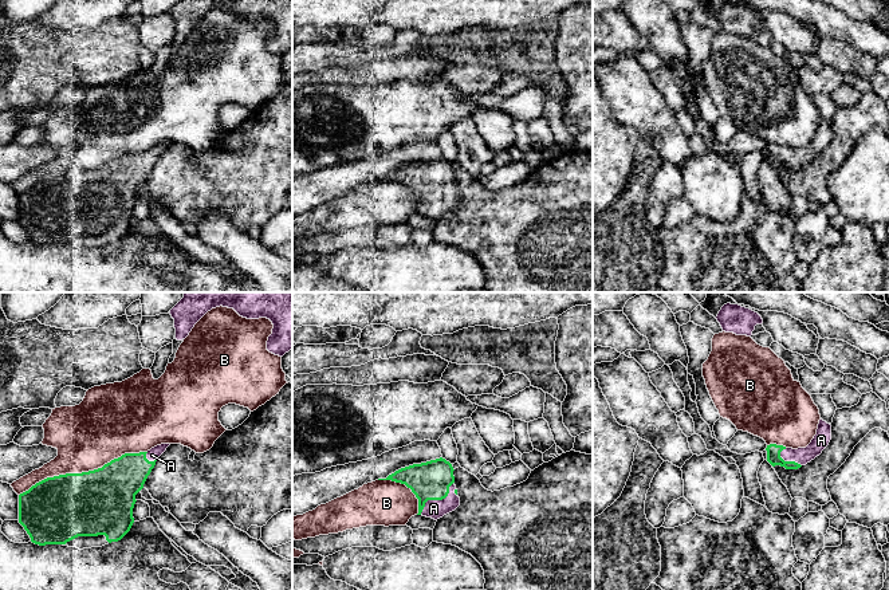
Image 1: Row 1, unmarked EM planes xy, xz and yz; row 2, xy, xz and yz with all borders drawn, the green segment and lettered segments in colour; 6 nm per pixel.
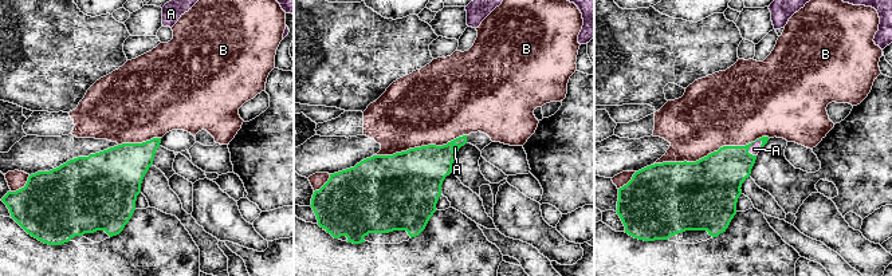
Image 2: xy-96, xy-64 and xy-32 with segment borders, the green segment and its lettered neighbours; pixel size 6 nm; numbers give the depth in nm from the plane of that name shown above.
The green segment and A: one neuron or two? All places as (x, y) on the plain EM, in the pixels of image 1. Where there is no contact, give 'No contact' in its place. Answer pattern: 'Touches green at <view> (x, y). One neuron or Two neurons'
Touches green at xz (437, 199). One neuron

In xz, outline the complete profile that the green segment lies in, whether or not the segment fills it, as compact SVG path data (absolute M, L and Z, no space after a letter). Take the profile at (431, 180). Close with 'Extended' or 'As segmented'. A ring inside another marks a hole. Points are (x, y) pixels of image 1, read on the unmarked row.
M440 157L401 168L378 180L405 184L418 198L417 215L437 220L460 205L453 170L452 164Z. Extended

